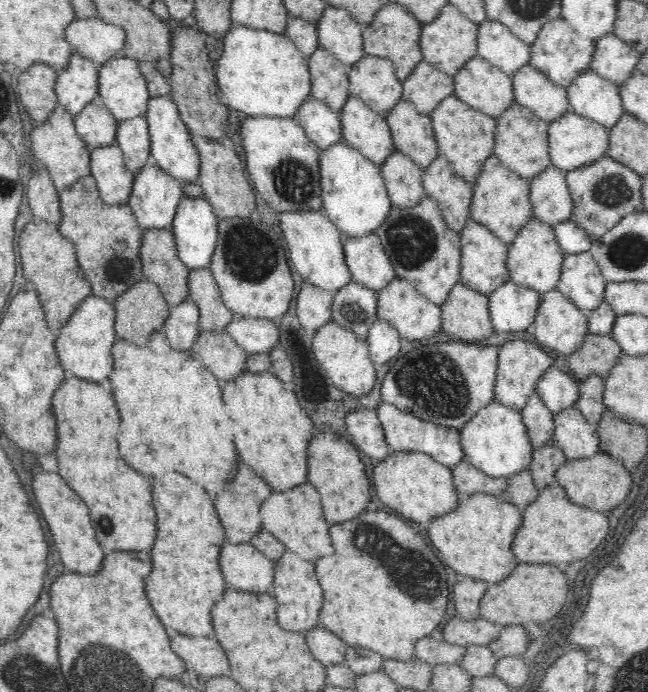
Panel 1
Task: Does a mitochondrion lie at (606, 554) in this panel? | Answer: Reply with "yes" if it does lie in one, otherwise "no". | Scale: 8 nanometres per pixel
no

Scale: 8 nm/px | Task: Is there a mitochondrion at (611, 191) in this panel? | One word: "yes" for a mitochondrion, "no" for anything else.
yes

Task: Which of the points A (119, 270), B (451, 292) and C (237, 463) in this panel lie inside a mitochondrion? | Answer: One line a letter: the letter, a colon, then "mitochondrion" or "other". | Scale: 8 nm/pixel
A: mitochondrion
B: other
C: other

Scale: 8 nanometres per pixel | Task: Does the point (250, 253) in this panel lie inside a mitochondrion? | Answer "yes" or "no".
yes

